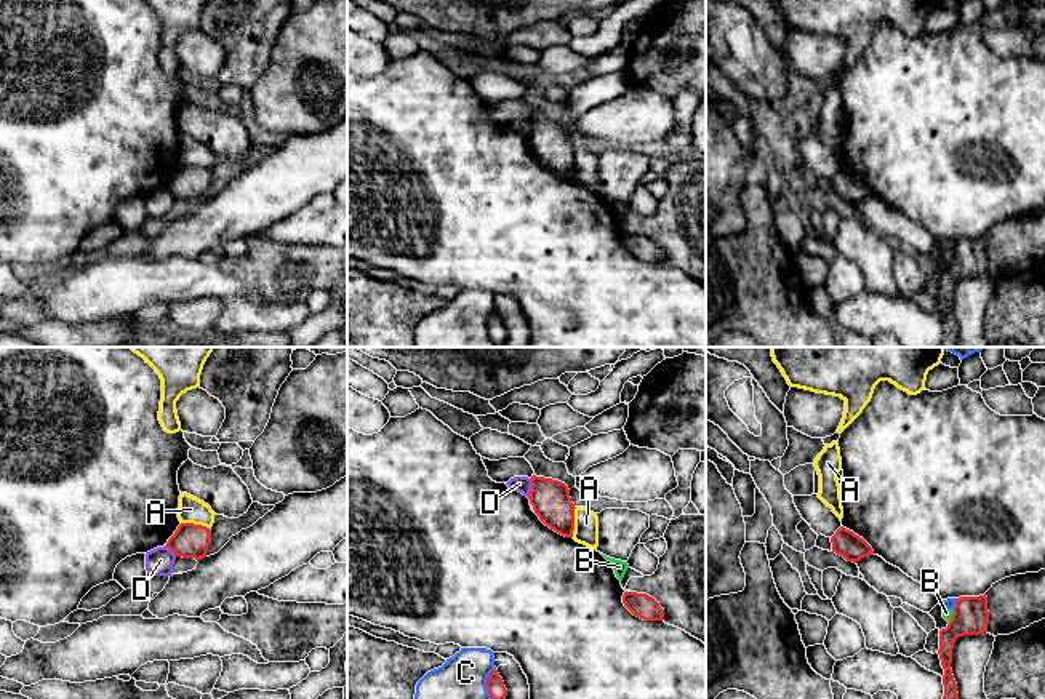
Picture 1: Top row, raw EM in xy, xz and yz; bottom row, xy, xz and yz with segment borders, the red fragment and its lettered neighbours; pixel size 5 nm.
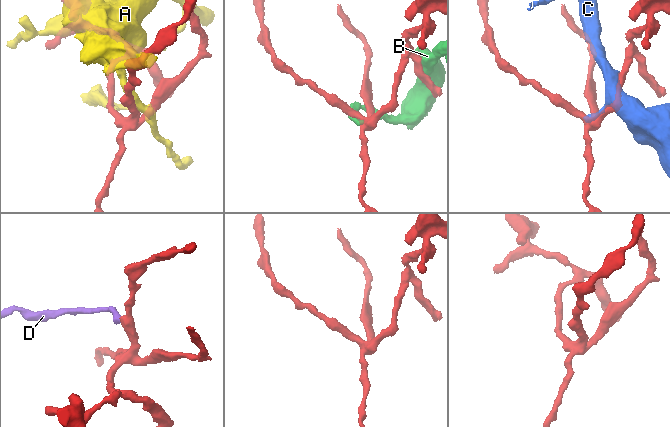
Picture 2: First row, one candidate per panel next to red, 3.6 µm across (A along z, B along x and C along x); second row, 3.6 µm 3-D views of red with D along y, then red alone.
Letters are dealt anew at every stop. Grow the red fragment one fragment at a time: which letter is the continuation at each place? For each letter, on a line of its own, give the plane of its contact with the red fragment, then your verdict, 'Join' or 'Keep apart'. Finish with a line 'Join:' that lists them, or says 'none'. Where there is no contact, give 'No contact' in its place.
A: Touches red in xy. Keep apart
B: Touches red in yz. Keep apart
C: Touches red in xz. Keep apart
D: Touches red in xz. Keep apart
Join: none

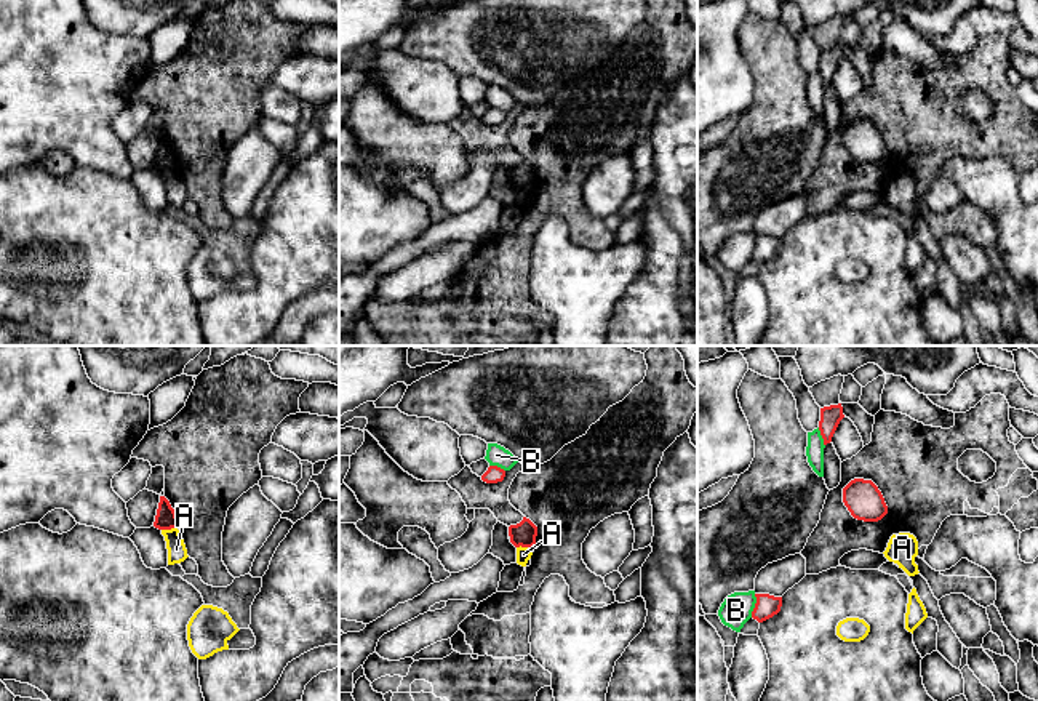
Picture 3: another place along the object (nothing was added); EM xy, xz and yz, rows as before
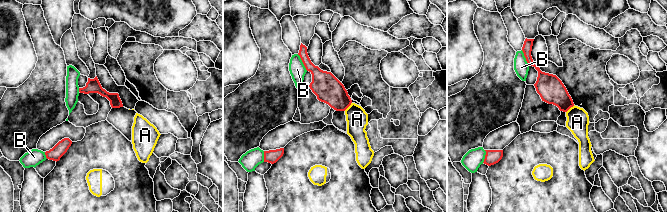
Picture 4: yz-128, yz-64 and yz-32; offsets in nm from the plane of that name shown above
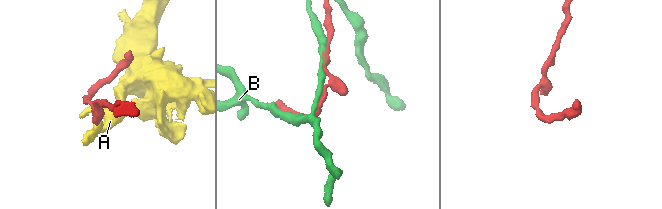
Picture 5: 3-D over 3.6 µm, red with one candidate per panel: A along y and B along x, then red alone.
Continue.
A: Touches red in xz. Keep apart
B: Touches red in yz. Keep apart
Join: none

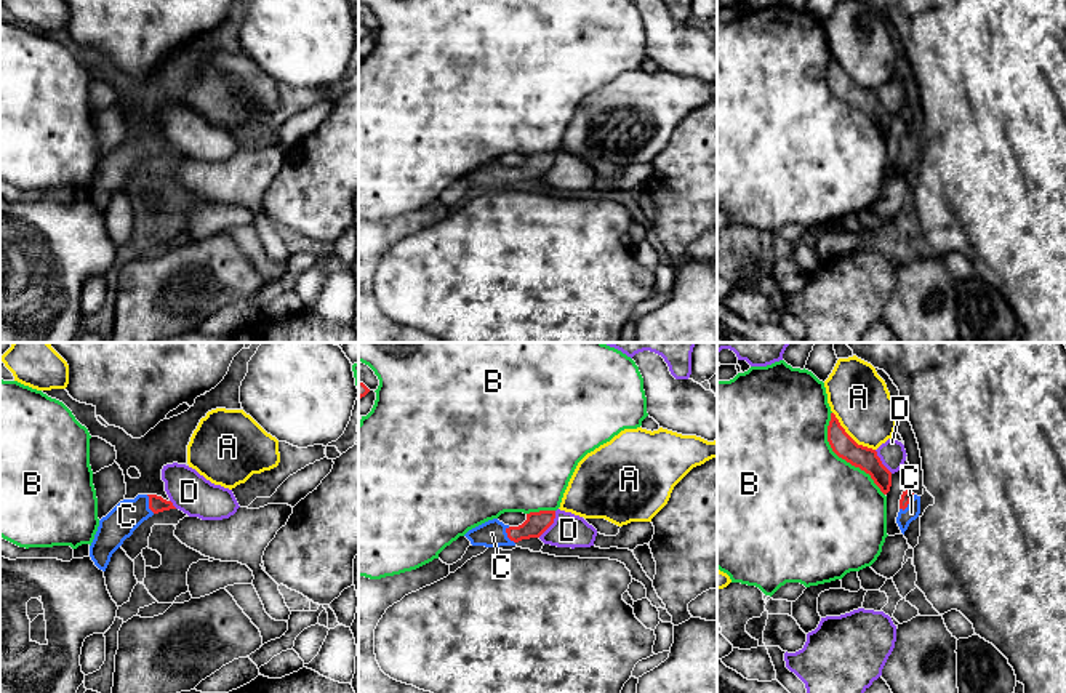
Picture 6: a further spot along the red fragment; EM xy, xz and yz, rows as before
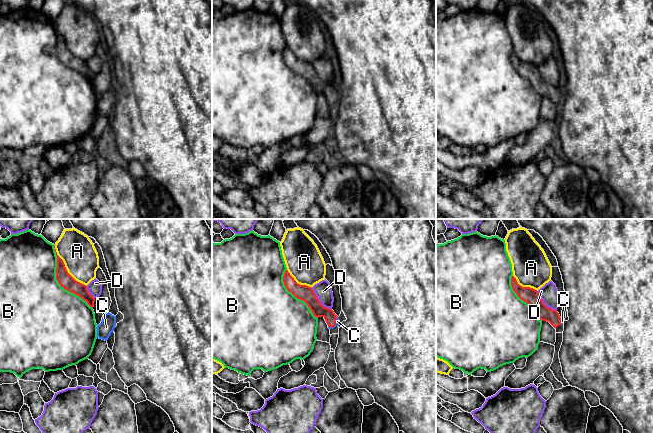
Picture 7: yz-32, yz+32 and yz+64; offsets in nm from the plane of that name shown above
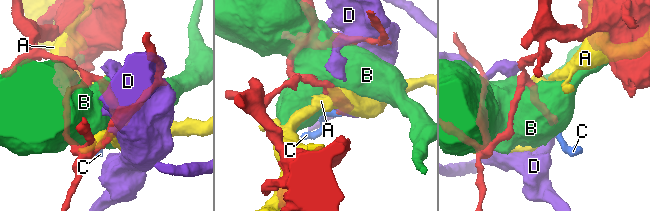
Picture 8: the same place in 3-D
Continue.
A: Touches red in yz. Keep apart
B: Touches red in yz. Keep apart
C: Touches red in xz. Join
D: Touches red in xz. Keep apart
Join: C

